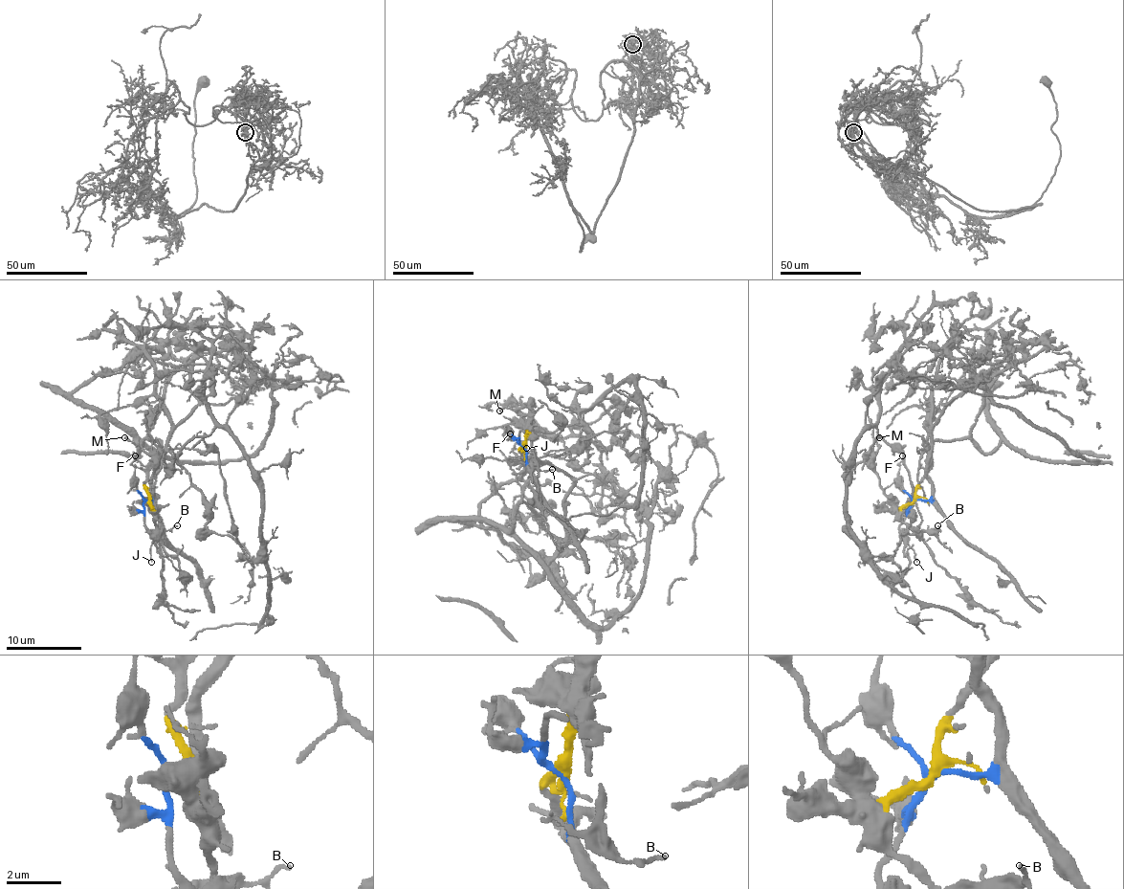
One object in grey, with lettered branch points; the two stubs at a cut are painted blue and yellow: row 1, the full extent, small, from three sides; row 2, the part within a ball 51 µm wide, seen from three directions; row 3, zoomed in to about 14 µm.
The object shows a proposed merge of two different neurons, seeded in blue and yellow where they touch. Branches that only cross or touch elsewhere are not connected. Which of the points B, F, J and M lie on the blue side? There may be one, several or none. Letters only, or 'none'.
F, J

